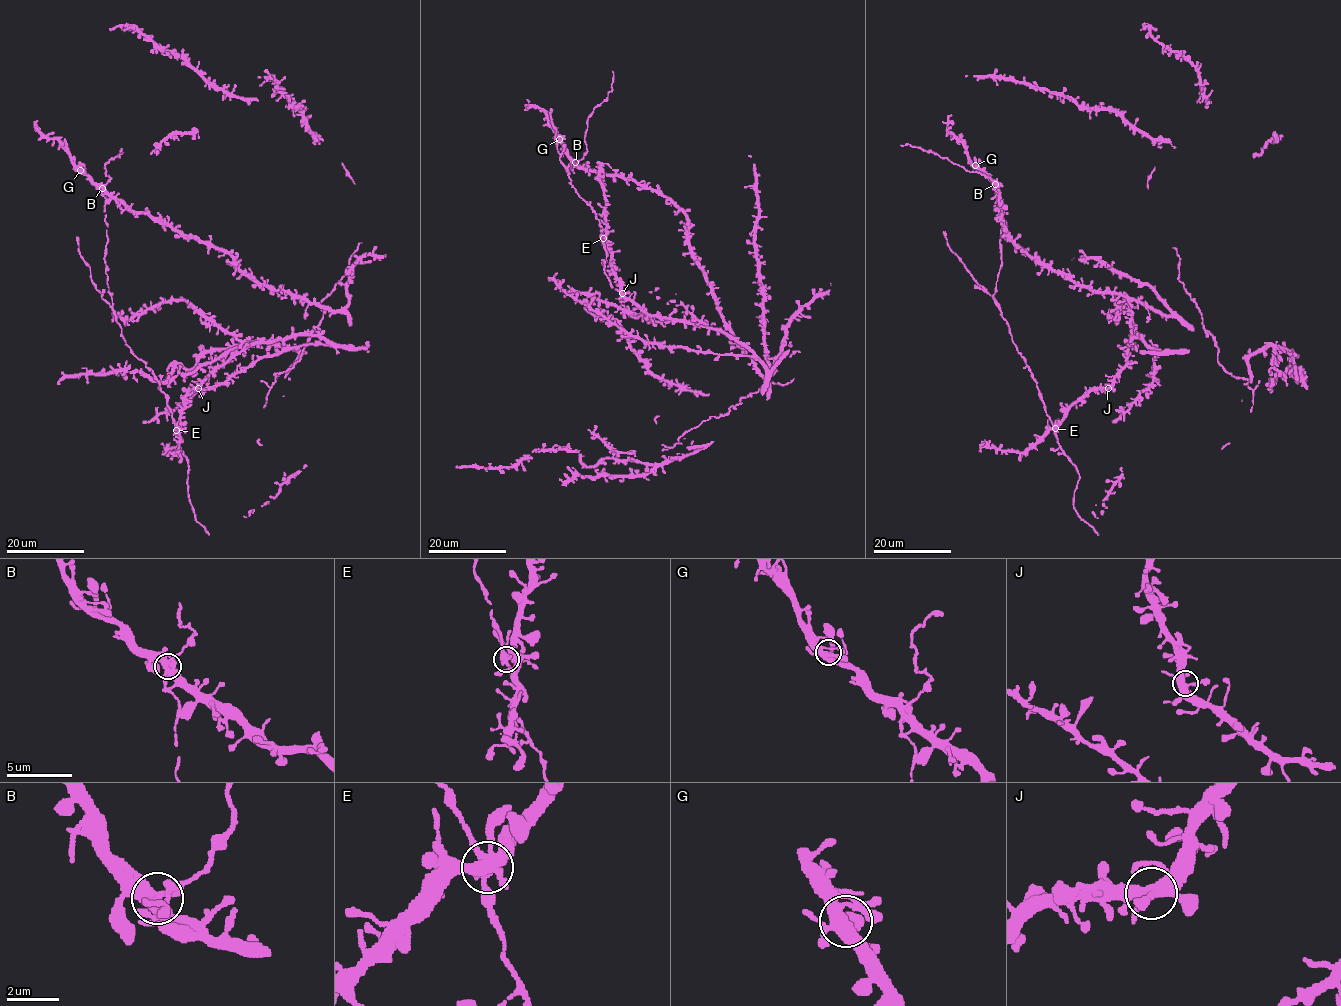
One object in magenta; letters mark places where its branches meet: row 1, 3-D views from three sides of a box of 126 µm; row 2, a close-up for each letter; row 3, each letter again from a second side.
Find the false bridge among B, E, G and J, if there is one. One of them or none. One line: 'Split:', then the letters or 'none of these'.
Split: none of these

